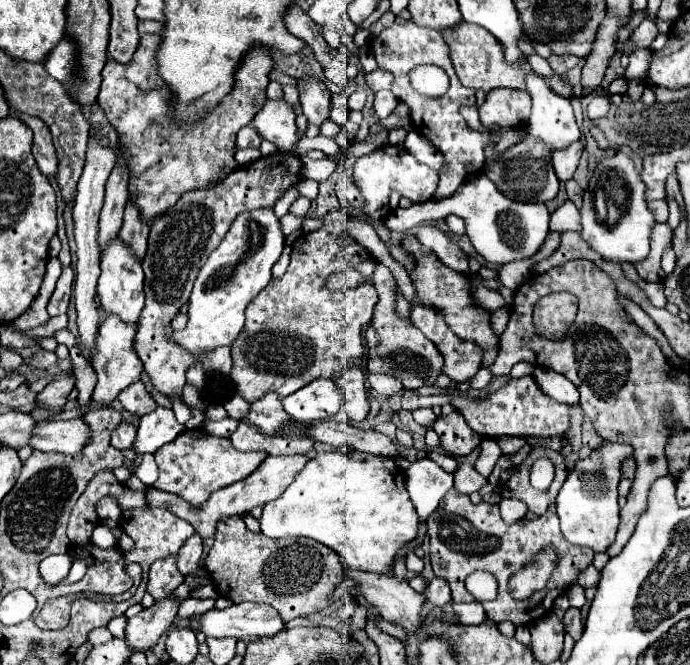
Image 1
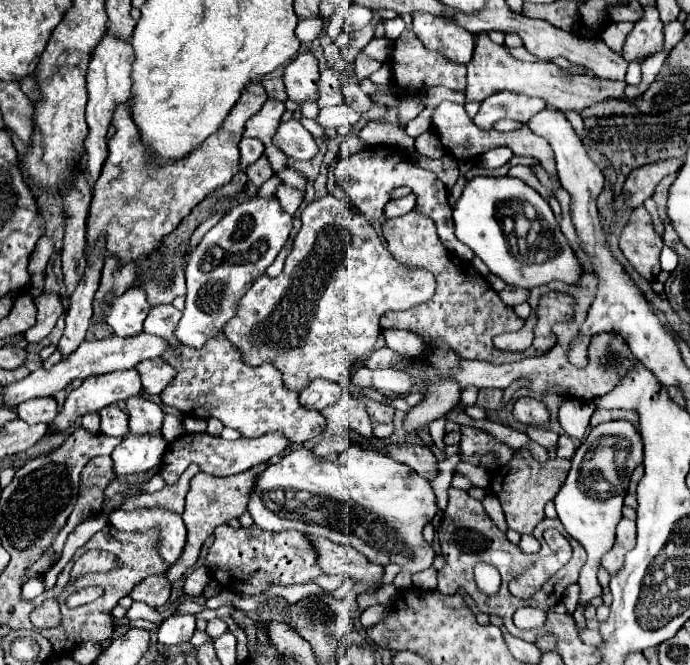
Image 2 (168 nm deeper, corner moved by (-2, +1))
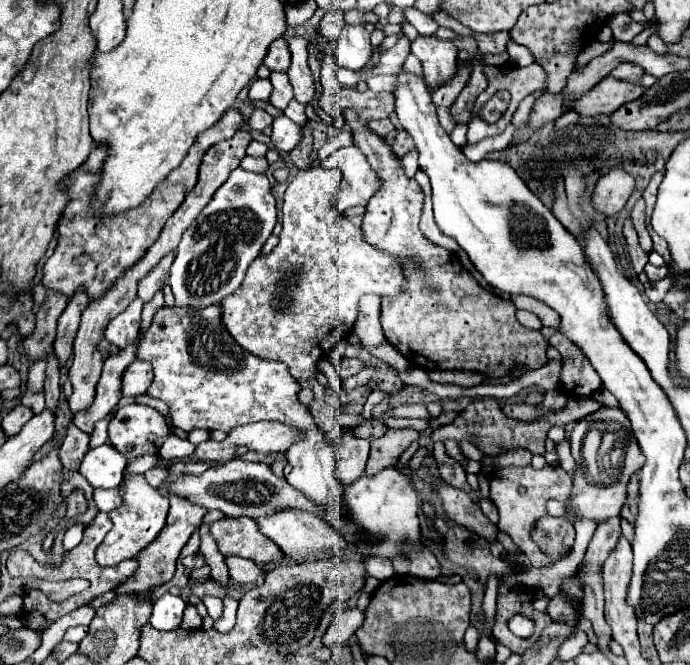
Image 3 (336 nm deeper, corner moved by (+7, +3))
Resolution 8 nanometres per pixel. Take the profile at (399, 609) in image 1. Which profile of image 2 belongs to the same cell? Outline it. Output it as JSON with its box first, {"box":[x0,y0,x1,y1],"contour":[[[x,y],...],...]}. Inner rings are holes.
{"box":[306,534,384,586],"contour":[[[306,534],[306,538],[310,540],[312,548],[318,550],[318,566],[324,574],[338,574],[342,578],[352,576],[364,584],[380,586],[384,568],[368,562],[366,556],[362,556],[352,544],[338,544],[310,534]]]}

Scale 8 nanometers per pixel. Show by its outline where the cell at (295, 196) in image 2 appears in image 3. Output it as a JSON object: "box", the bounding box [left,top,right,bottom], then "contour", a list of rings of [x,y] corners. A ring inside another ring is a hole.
{"box":[241,156,269,174],"contour":[[[245,156],[245,160],[241,160],[241,168],[249,170],[249,172],[257,172],[257,174],[265,174],[269,164],[265,158],[251,158],[251,156]]]}

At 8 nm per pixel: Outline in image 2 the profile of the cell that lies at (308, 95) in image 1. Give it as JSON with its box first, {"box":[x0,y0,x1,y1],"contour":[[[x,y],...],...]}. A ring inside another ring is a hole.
{"box":[284,52,318,102],"contour":[[[300,52],[290,64],[284,66],[286,94],[294,102],[318,98],[318,60],[312,52]]]}

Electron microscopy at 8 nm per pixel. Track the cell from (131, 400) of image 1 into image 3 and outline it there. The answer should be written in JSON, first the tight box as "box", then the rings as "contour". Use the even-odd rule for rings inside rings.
{"box":[109,404,169,460],"contour":[[[127,404],[109,422],[111,444],[129,460],[143,454],[157,454],[167,434],[169,426],[165,416],[151,406]]]}

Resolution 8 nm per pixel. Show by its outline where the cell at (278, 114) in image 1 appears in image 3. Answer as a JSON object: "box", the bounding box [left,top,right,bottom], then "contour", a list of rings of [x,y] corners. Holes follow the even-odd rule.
{"box":[271,116,301,154],"contour":[[[287,116],[275,118],[273,120],[273,132],[271,132],[271,142],[275,144],[275,148],[285,154],[291,152],[301,140],[301,128],[299,124],[295,124],[293,120],[289,120]]]}

